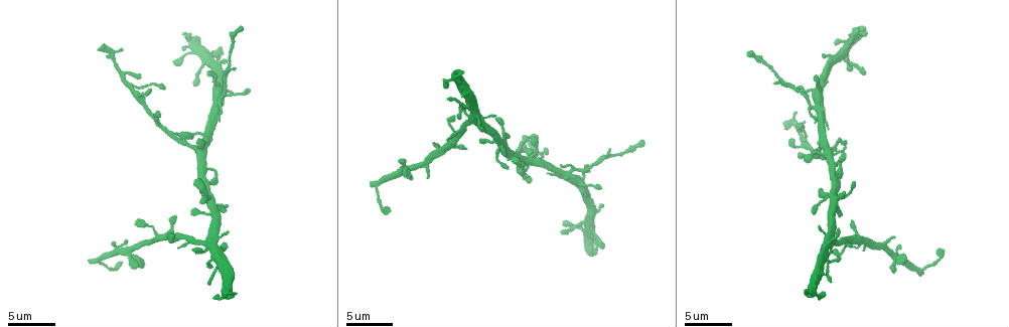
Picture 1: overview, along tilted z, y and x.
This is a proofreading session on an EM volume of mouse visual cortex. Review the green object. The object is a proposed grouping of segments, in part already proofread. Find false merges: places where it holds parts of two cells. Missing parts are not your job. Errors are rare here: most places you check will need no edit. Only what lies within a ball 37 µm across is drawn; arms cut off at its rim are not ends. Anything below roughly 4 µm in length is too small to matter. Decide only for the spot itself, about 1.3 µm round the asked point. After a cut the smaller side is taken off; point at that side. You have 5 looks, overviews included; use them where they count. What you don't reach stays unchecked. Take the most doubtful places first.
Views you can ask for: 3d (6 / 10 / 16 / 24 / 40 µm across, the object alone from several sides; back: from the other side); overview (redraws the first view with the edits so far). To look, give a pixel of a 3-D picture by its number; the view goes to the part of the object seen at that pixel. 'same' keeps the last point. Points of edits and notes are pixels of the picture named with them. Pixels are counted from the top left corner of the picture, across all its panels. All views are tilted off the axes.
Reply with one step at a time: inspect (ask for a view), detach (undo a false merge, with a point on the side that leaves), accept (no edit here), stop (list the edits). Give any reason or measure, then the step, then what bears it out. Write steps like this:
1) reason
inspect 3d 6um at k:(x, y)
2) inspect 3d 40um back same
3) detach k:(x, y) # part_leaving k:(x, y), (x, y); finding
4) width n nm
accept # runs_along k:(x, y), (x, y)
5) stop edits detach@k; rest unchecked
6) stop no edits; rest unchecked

three arms meet
inspect 3d 10um at 1:(811, 104)

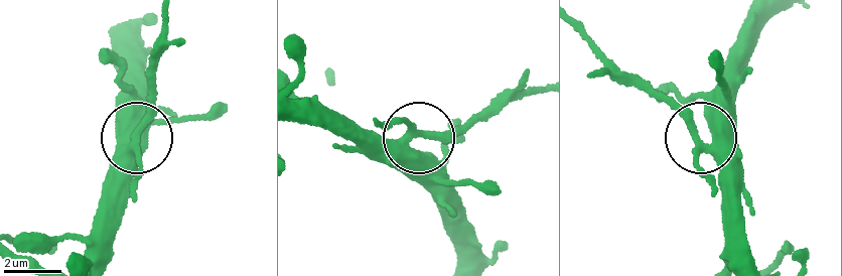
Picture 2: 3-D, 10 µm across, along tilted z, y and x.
arms 3
accept # continuous, no second cell

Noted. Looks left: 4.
looks like a crossing
inspect 3d 10um at 1:(198, 150)

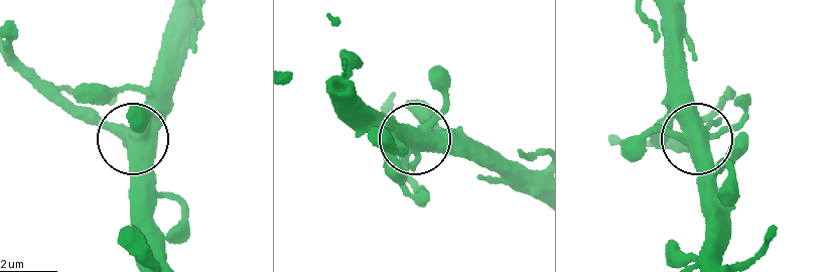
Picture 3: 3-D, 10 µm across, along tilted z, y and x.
inspect 3d 10um back at 3:(133, 139)

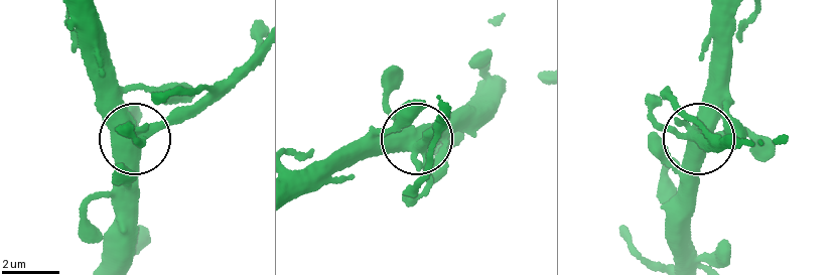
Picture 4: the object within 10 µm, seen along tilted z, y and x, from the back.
width 470 nm
accept # runs_along 4:(106, 263), (120, 154), (217, 85); continuous, no second cell

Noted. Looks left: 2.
inspect 3d 16um at 1:(468, 123)

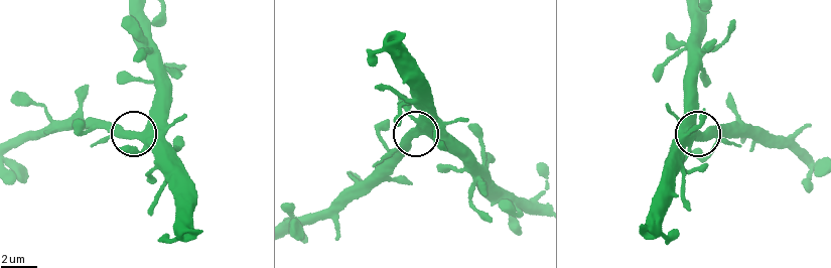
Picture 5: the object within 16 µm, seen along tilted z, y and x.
accept # one cell here

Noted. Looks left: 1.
stop no edits; rest unchecked

